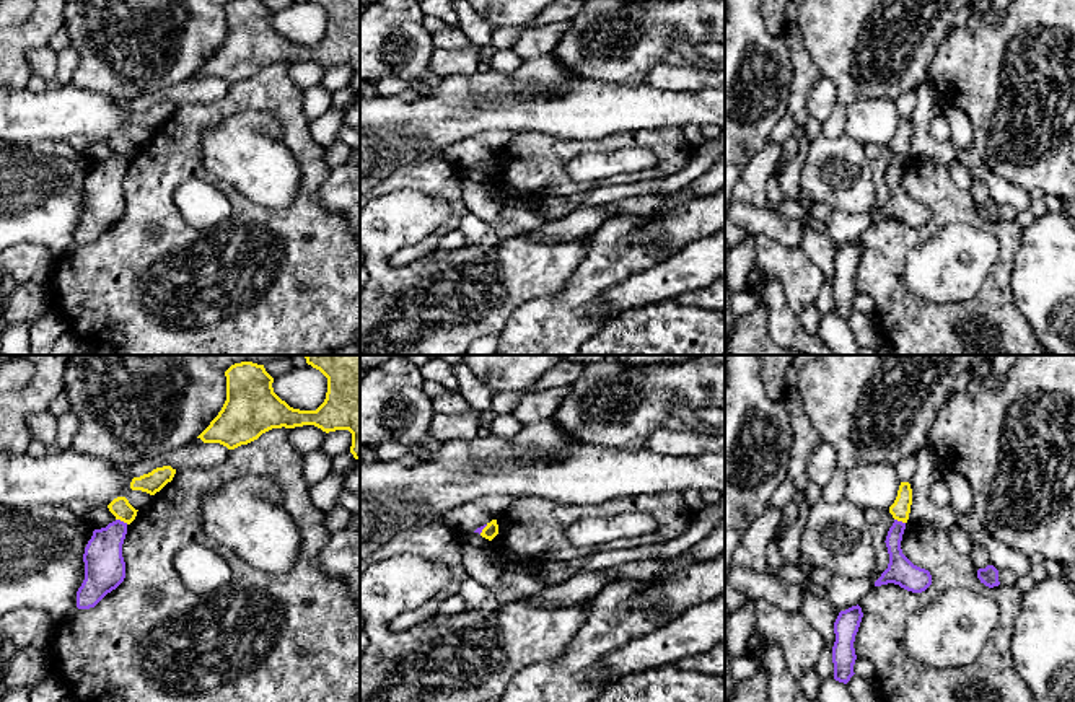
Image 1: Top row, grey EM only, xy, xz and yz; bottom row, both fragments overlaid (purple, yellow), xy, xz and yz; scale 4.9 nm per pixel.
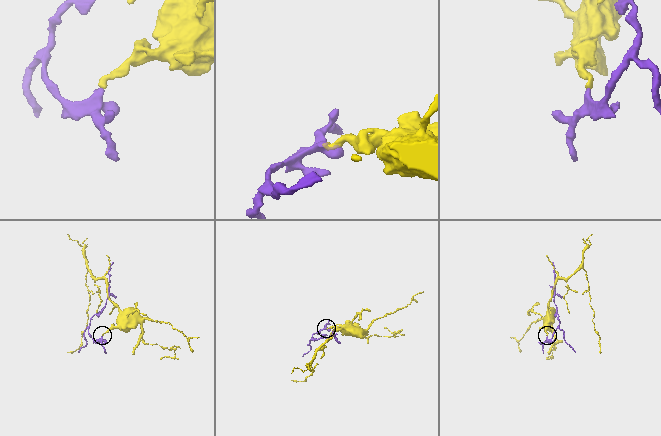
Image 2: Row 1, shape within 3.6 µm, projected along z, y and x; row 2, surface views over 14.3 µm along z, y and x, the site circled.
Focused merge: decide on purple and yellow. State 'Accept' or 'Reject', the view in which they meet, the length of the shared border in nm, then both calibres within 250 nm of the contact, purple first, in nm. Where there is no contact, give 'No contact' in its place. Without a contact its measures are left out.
Reject. Touches purple in xy. Shared border 70 nm. Thickness 200 nm (purple) against 100 nm

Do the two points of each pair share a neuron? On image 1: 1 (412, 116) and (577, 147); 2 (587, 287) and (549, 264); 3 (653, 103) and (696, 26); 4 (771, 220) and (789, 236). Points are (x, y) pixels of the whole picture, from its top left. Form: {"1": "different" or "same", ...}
{"1": "different", "2": "different", "3": "different", "4": "same"}

